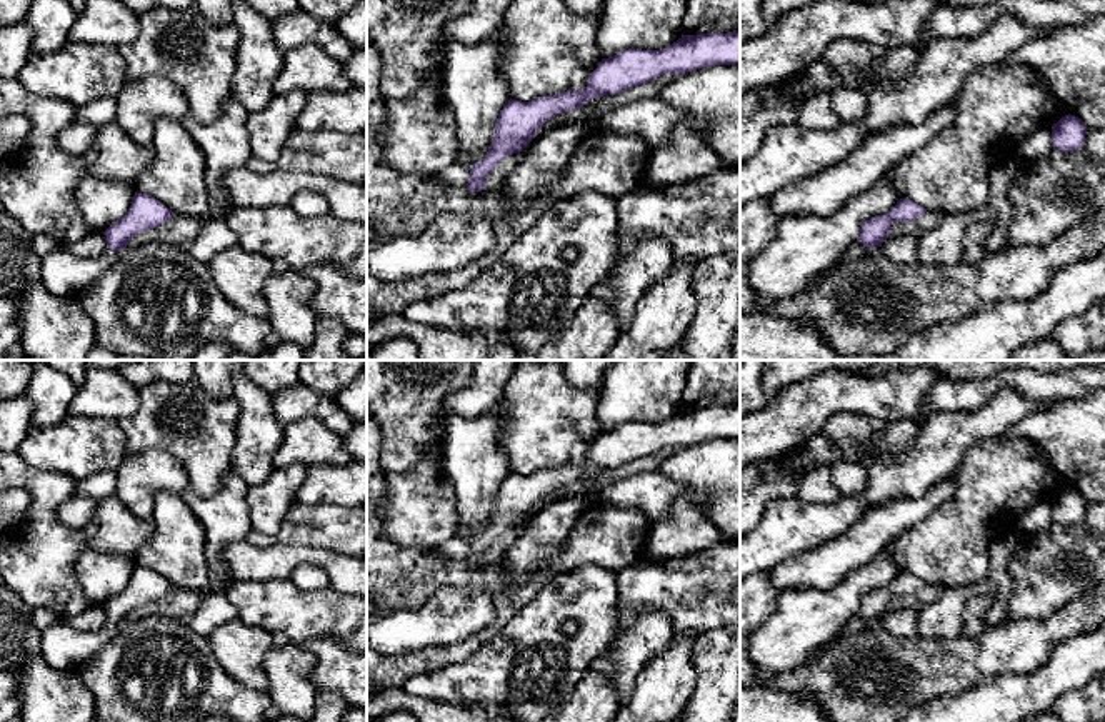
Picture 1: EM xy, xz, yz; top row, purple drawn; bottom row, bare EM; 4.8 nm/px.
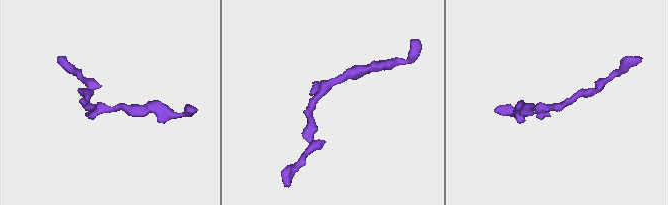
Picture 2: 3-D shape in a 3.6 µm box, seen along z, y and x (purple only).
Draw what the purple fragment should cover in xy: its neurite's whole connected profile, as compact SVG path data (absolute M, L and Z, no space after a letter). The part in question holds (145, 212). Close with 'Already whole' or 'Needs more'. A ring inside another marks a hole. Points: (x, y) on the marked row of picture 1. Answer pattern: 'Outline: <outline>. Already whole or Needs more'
Outline: M135 192L132 205L123 218L110 225L103 235L107 250L100 257L78 257L58 248L42 258L42 283L57 295L72 297L83 292L117 253L125 248L130 238L140 232L168 222L175 213L152 195Z. Needs more

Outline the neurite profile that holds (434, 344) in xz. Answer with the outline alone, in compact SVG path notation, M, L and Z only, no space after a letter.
M403 315L380 317L367 327L367 345L385 338L405 337L418 345L420 360L517 360L518 350L505 338L487 330L450 332L413 323Z

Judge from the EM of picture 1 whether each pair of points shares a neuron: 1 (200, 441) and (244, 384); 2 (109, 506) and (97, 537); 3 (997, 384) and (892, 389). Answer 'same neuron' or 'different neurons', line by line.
1: different neurons
2: same neuron
3: different neurons

